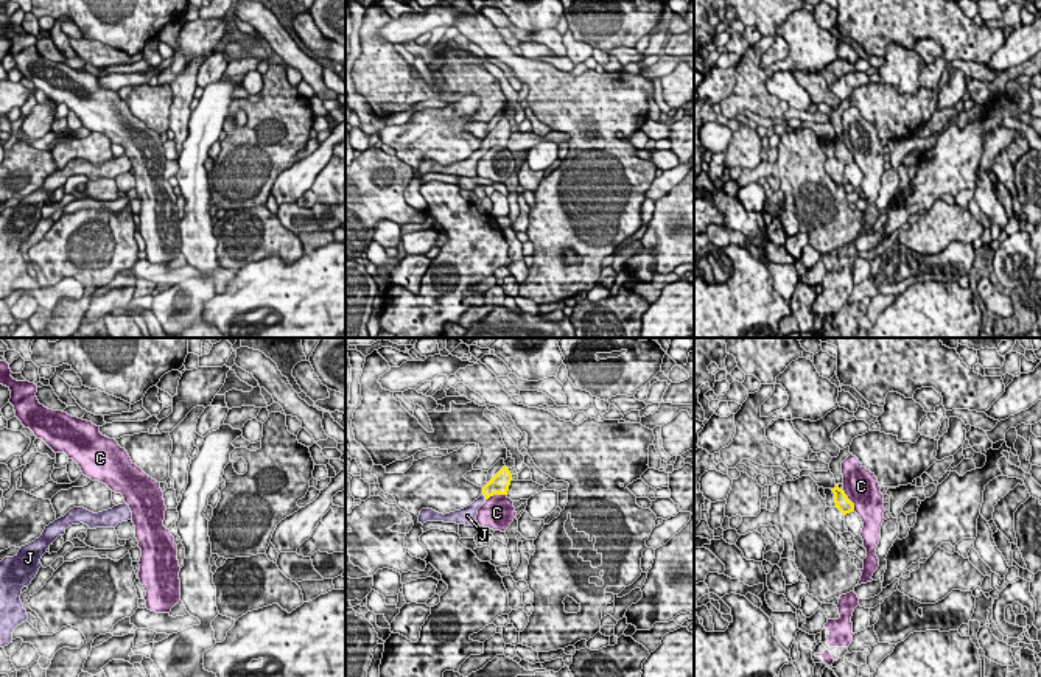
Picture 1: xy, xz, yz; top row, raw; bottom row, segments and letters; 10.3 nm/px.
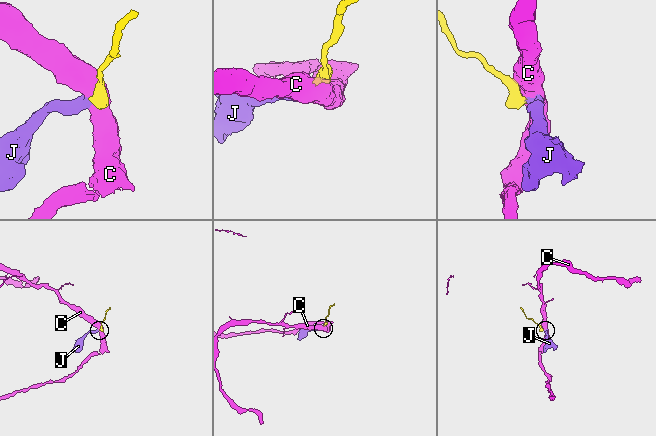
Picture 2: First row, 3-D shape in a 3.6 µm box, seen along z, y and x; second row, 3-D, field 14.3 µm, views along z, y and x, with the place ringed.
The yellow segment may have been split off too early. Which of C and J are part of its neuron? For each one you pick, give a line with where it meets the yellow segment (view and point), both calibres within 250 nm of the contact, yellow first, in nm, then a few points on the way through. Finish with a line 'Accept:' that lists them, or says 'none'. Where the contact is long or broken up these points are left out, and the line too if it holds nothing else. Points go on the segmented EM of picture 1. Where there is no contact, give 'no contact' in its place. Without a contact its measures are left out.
J: xz (484, 495) | 200/160 nm | across xz (500, 483), (484, 495), (469, 514)
Accept: J

